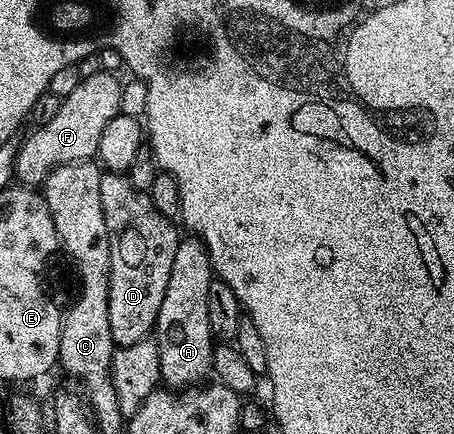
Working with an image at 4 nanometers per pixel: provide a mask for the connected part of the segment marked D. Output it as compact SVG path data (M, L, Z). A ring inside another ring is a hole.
M102 173L99 200L103 200L103 220L107 220L111 248L107 316L113 345L118 348L137 344L154 333L179 233L173 227L174 219L163 216L148 193L137 191L124 173Z

